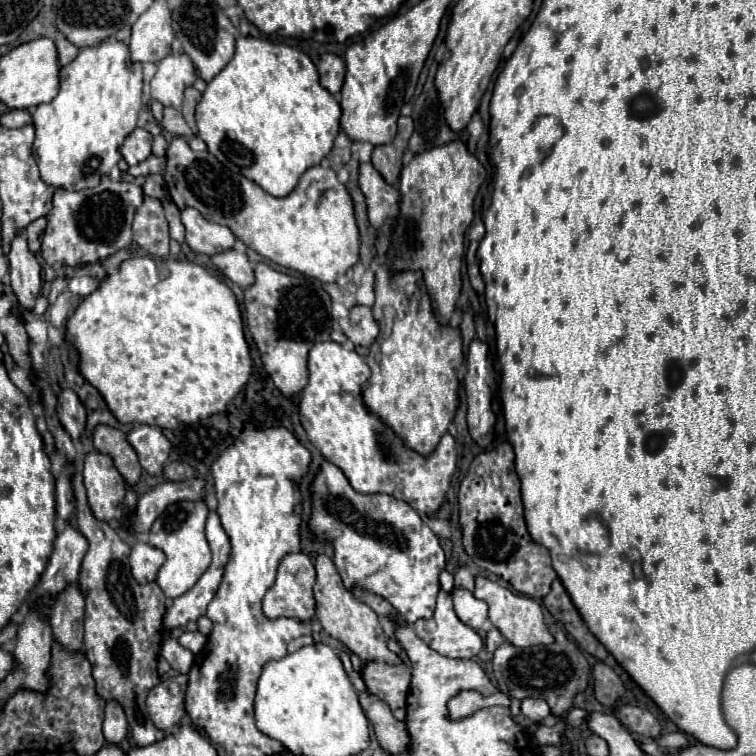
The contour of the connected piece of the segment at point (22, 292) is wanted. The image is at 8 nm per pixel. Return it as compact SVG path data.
M17 236L9 252L11 266L11 290L23 310L33 310L35 300L41 290L41 266L37 258L29 252L27 240Z

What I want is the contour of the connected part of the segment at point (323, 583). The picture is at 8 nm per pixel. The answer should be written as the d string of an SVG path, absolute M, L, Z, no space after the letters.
M325 554L317 556L315 570L317 570L317 582L313 588L315 590L315 602L317 602L315 616L317 616L319 624L323 626L323 630L329 636L343 642L353 654L357 654L361 658L361 662L401 664L401 658L387 648L387 636L379 624L379 616L367 604L363 604L349 590L343 588L341 576L339 576L333 560Z

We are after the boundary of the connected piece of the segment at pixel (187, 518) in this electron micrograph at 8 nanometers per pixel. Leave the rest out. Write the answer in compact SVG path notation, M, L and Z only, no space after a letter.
M175 502L167 506L165 512L151 526L149 544L163 550L167 556L157 574L157 584L167 598L177 598L185 594L211 564L211 550L205 536L207 514L209 510L205 502Z

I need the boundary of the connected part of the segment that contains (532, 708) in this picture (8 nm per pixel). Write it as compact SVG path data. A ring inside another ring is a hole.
M523 698L523 700L521 700L521 712L523 712L531 722L535 722L535 724L539 724L543 718L547 718L547 716L551 714L547 702L541 700L541 698L537 698L537 700L535 700L535 698Z

